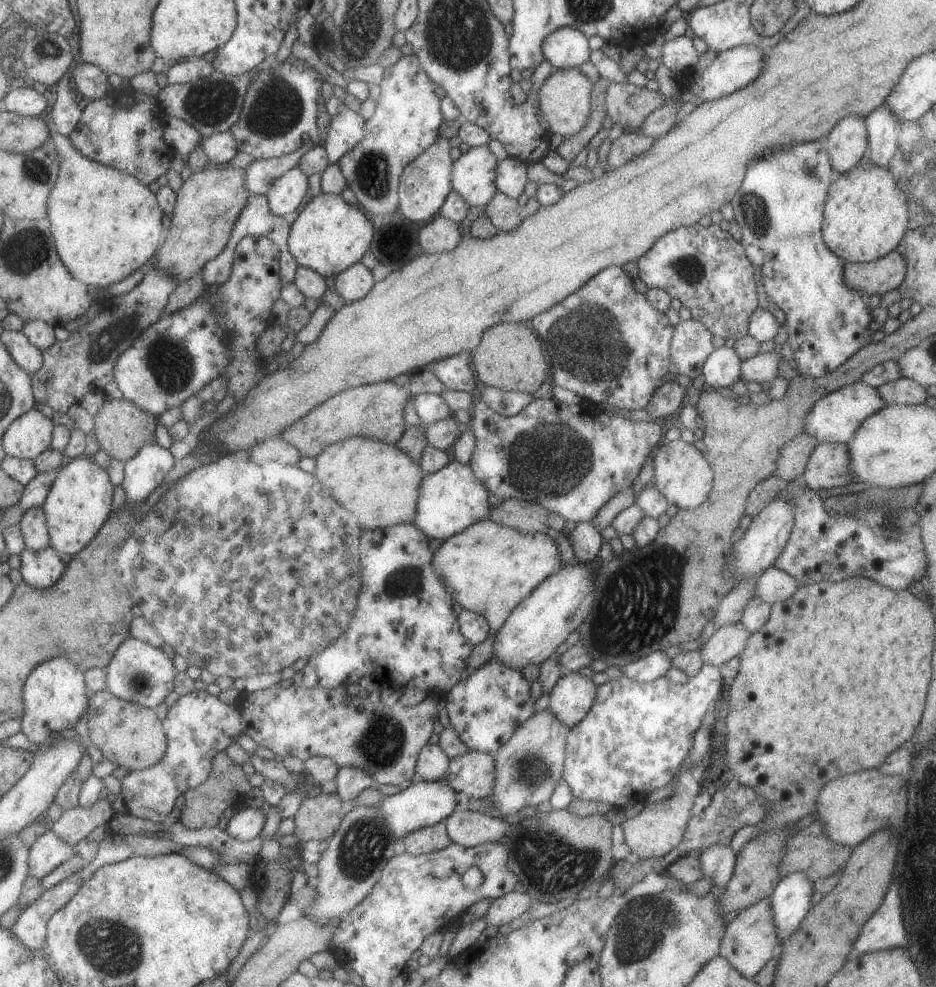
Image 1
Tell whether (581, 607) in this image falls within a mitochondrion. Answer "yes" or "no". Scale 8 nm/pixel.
yes

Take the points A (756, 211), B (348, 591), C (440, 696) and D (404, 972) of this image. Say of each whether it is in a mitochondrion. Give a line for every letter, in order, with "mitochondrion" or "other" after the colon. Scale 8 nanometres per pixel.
A: mitochondrion
B: mitochondrion
C: other
D: other

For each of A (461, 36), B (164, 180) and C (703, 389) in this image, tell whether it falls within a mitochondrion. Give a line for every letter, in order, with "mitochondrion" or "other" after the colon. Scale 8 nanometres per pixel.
A: mitochondrion
B: other
C: other

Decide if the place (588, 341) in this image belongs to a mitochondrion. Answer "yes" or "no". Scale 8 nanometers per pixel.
yes

